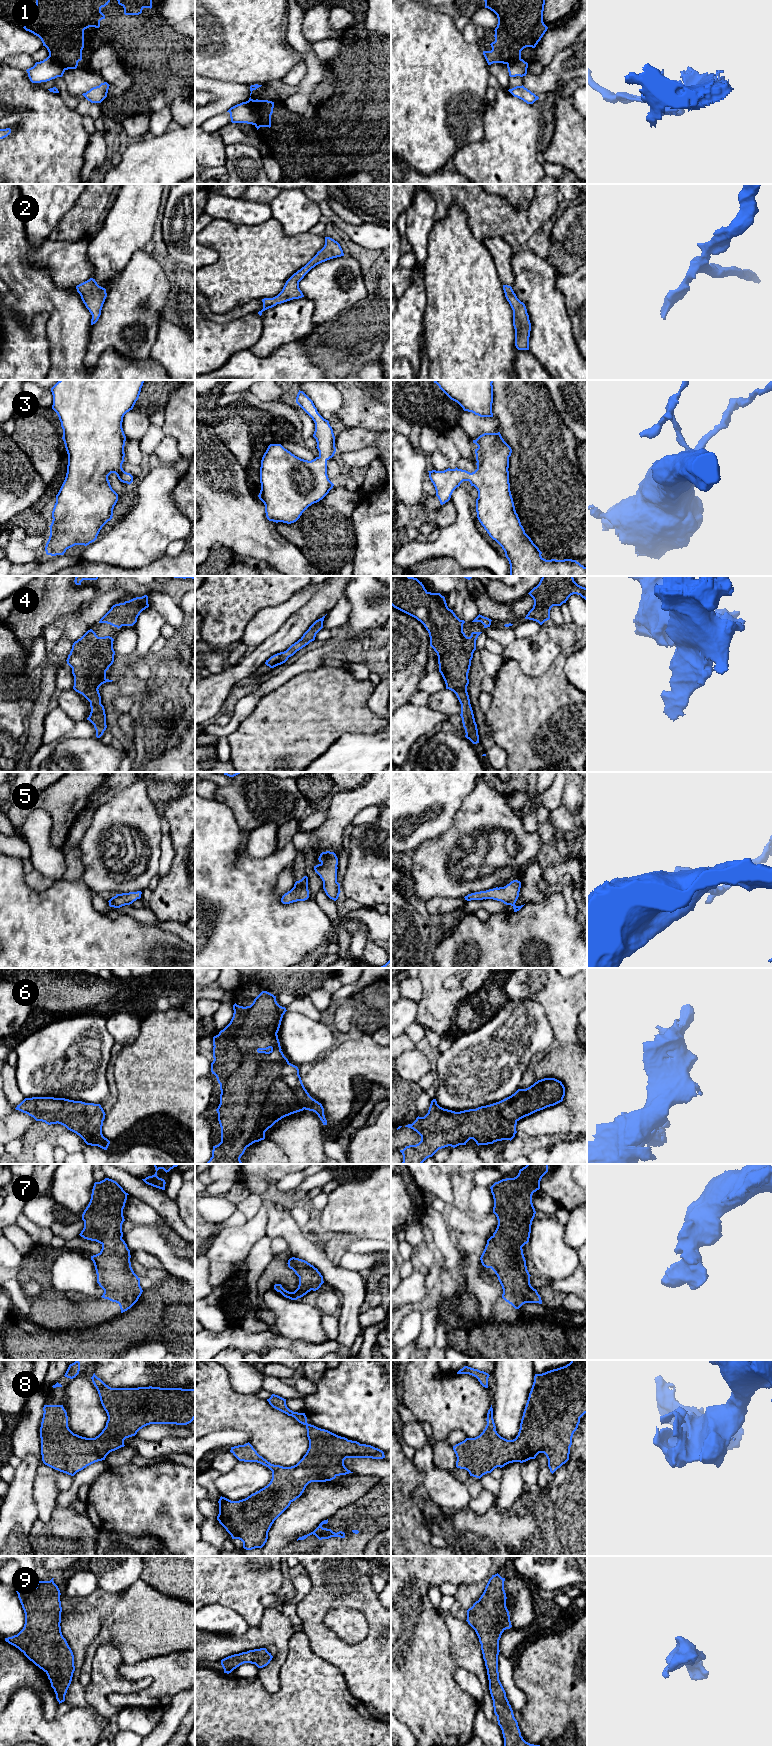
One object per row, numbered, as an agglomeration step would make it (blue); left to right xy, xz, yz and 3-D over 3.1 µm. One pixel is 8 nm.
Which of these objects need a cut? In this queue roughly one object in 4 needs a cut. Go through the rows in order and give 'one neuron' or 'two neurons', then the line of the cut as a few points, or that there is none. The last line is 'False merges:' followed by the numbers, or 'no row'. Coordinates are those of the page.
1: two neurons | xz (247, 101), (255, 110), (257, 116), (255, 124)
2: one neuron | no cut
3: one neuron | no cut
4: one neuron | no cut
5: one neuron | no cut
6: one neuron | no cut
7: one neuron | no cut
8: one neuron | no cut
9: one neuron | no cut
False merges: 1

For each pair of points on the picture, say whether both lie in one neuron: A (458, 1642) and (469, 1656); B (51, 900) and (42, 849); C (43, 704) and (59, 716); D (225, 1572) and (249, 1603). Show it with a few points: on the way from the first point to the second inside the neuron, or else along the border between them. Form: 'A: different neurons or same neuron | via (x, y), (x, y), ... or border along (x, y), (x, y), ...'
A: same neuron | via (461, 1645), (467, 1653)
B: different neurons | border along (63, 878), (55, 882)
C: different neurons | border along (49, 710), (44, 719), (43, 733)
D: same neuron | via (231, 1580), (244, 1595)

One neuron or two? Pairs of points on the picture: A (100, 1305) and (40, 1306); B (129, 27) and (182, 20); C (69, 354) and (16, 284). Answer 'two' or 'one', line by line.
A: one
B: two
C: one

